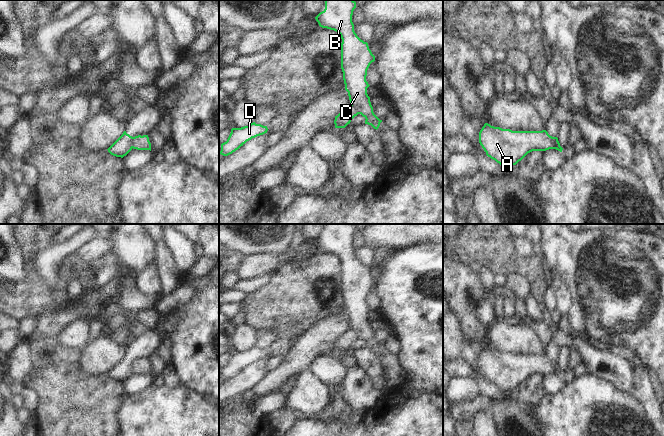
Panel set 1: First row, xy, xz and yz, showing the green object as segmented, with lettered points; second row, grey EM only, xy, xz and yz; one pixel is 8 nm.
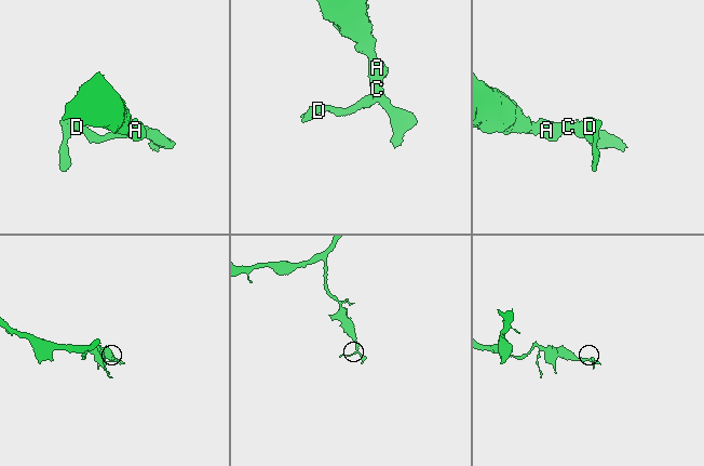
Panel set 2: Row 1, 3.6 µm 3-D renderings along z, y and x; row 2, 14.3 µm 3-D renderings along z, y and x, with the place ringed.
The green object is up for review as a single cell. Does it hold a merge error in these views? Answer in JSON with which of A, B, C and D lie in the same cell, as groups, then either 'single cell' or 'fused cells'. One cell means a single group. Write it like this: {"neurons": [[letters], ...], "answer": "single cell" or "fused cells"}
{"neurons": [["A", "B", "C"], ["D"]], "answer": "fused cells"}

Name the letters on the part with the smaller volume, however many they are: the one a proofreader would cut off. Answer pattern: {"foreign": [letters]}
{"foreign": ["D"]}

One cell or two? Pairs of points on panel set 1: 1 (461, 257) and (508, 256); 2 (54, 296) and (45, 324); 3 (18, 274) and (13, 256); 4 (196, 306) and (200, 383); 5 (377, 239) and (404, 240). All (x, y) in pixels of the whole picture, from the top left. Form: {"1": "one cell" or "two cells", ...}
{"1": "one cell", "2": "two cells", "3": "one cell", "4": "one cell", "5": "one cell"}

